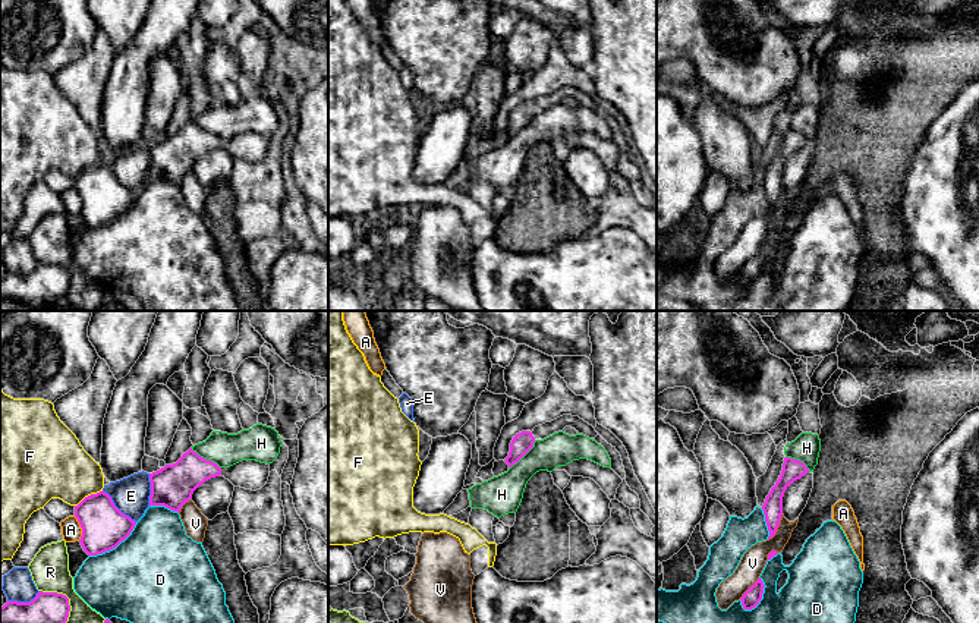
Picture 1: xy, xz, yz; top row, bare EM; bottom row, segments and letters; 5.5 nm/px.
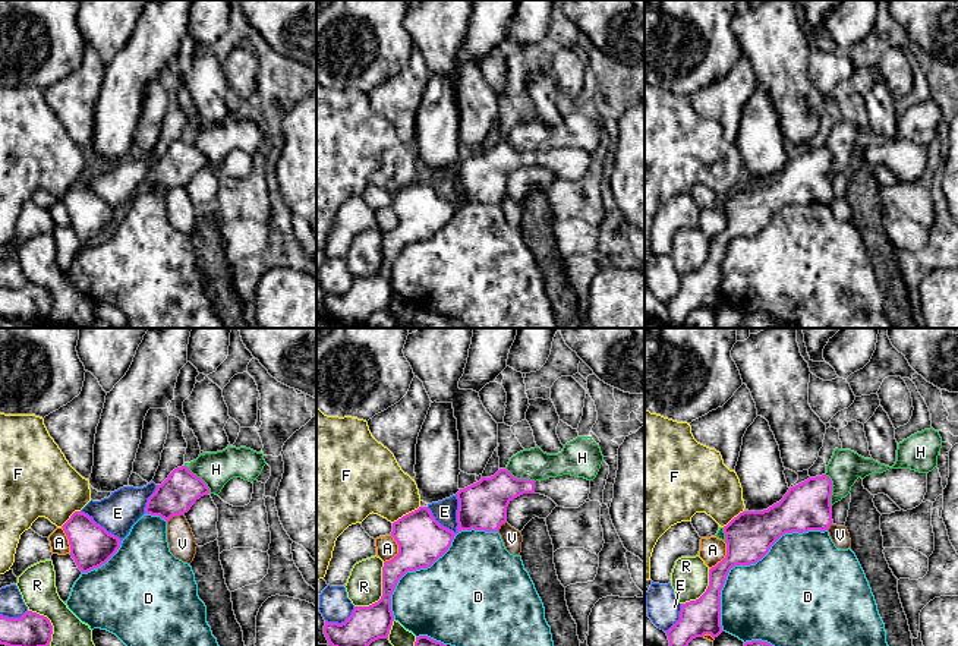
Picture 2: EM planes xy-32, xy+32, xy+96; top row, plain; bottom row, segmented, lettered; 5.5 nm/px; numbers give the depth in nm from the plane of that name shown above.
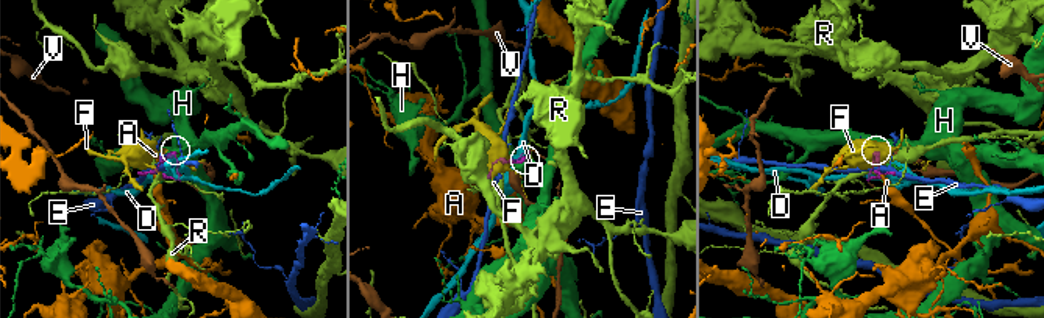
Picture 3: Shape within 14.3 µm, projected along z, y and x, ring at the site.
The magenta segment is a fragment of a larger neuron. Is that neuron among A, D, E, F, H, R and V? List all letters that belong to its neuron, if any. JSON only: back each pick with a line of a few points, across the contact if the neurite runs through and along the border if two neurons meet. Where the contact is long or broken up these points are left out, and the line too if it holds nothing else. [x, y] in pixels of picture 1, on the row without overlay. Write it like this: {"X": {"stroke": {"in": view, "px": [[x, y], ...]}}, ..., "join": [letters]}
{"join": []}

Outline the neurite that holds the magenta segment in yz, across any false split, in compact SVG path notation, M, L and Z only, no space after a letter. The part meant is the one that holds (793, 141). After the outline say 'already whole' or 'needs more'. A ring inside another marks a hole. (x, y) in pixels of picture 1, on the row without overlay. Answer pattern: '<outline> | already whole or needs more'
M784 129L781 147L775 157L771 160L762 177L765 193L769 202L768 211L775 207L777 199L780 196L783 186L783 169L787 158L805 148L808 144L809 141L803 133L791 129Z | already whole

